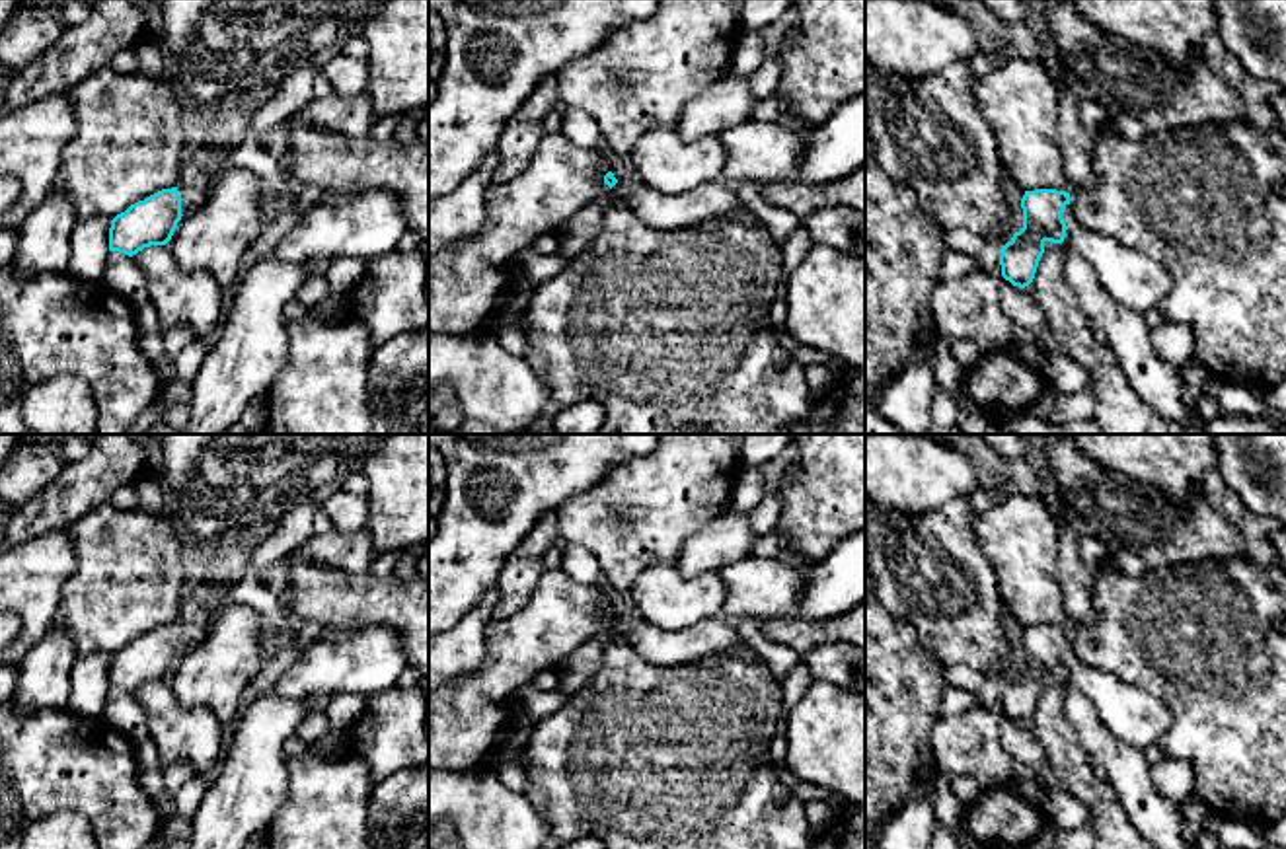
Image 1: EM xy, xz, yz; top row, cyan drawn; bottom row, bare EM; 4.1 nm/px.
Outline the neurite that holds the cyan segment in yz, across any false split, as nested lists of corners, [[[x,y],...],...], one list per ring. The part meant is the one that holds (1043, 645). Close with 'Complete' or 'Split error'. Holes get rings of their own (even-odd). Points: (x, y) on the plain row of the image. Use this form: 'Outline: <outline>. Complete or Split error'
Outline: [[[1056,625],[1025,627],[1021,635],[1023,664],[1002,683],[1002,713],[1013,722],[1033,719],[1044,680],[1062,680],[1074,660],[1070,629]]]. Split error

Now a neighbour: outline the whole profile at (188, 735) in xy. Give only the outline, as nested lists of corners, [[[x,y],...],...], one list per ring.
[[[166,682],[144,683],[132,695],[144,709],[160,769],[187,761],[195,775],[203,775],[222,759],[224,732],[207,707],[181,705]]]

